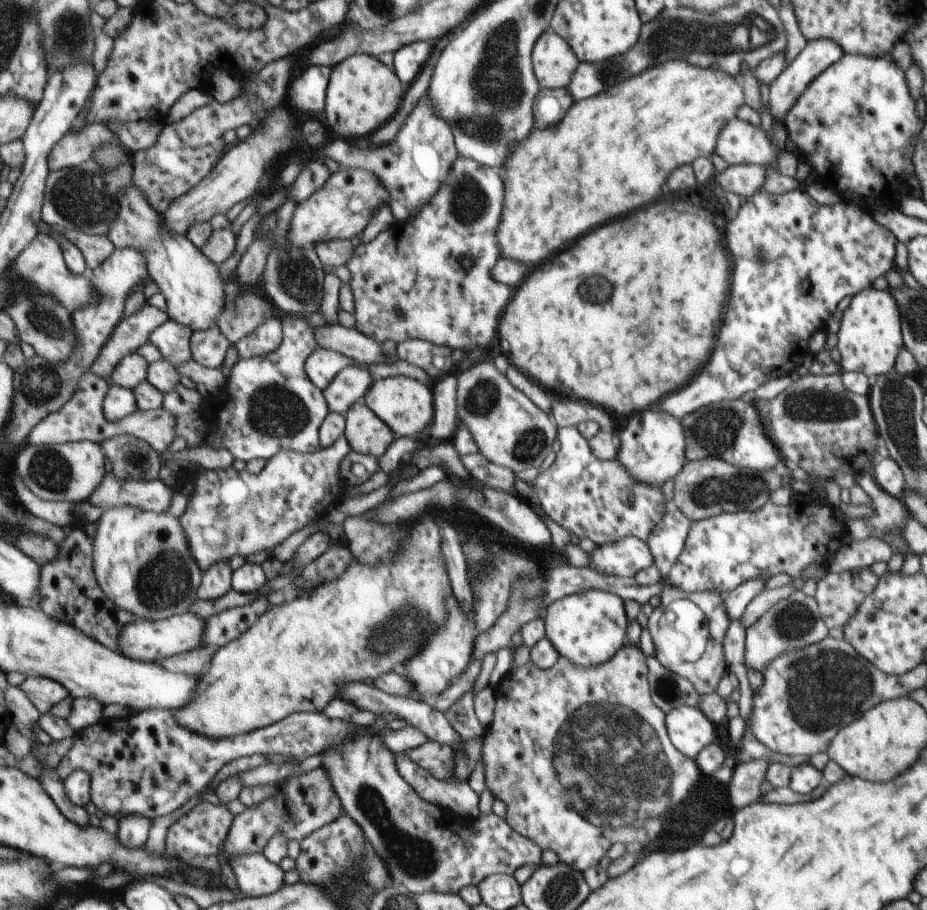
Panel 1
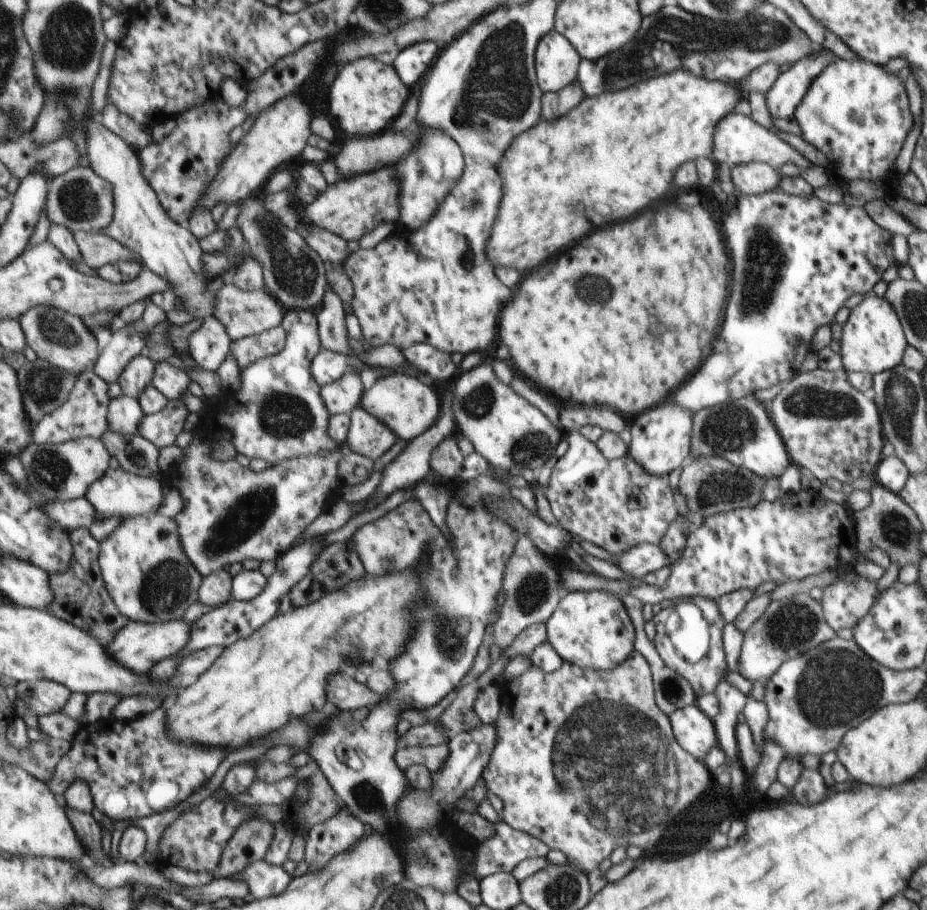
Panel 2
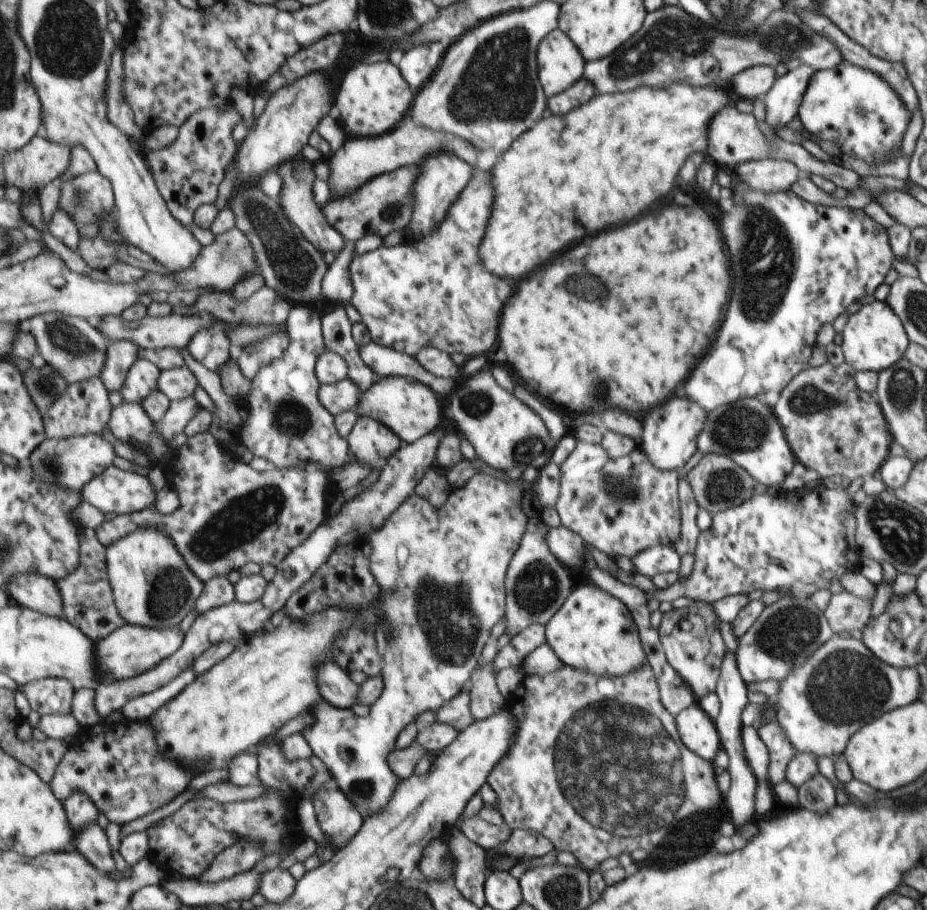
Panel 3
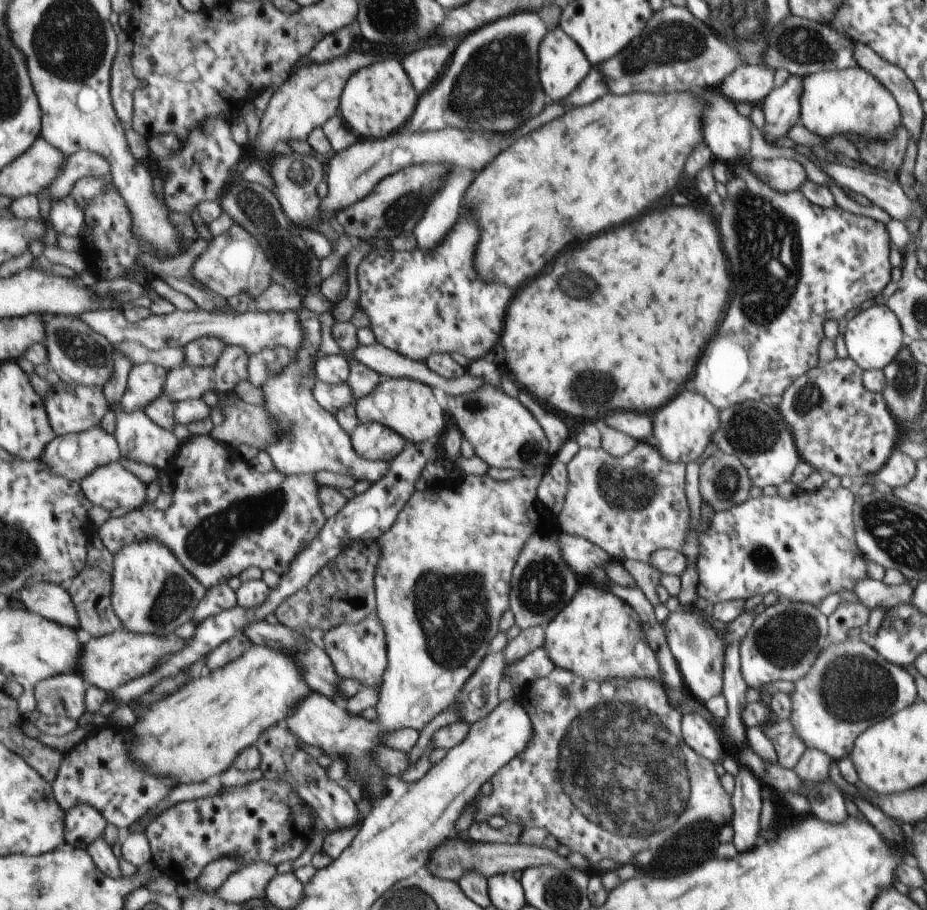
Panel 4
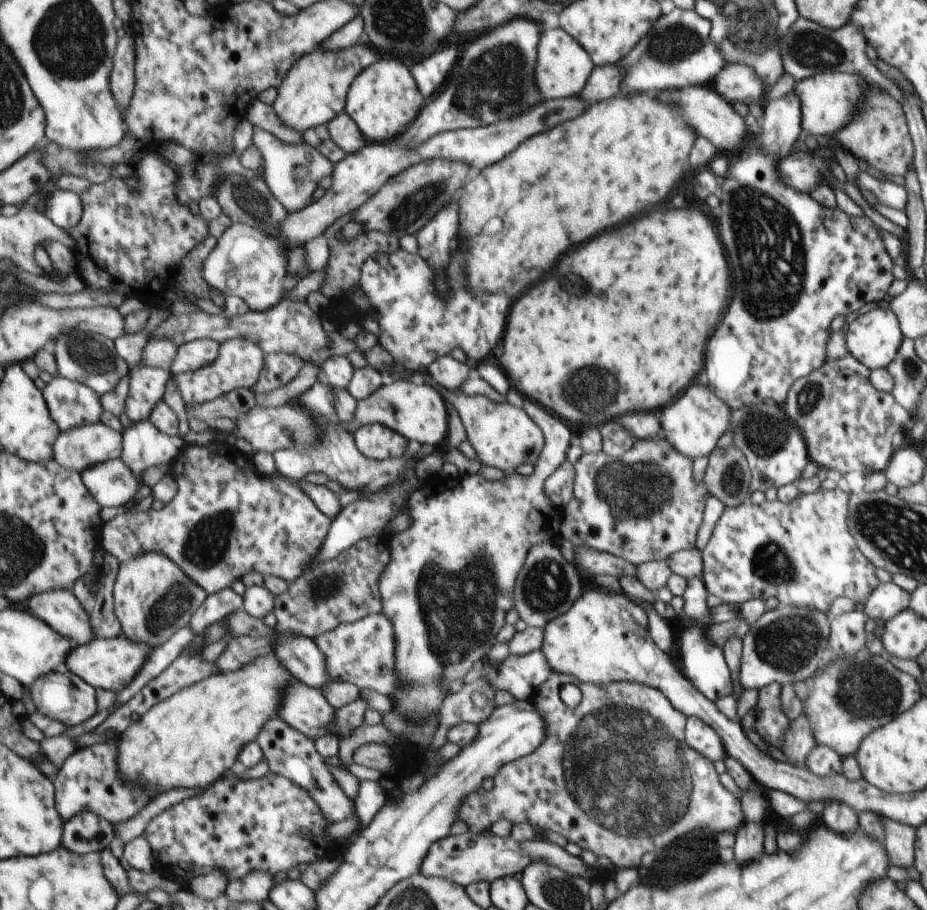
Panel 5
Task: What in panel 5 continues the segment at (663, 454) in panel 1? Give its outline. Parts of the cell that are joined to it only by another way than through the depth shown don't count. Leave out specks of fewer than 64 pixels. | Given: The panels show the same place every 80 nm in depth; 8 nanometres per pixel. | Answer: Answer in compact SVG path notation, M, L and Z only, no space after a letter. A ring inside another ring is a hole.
M692 384L671 406L663 407L658 416L662 426L660 435L663 435L679 454L689 458L707 456L715 448L717 438L721 438L721 434L730 425L729 407L703 384Z

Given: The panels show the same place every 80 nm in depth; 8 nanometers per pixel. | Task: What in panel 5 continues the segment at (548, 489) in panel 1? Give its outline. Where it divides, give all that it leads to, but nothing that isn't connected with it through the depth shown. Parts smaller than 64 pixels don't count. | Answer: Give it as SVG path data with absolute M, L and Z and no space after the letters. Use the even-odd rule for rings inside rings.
M663 435L655 439L636 439L633 446L617 458L611 458L602 450L583 453L573 466L572 495L561 508L560 529L555 537L569 540L575 547L583 546L622 558L634 566L666 560L670 555L693 548L703 506L709 496L708 486L702 480L693 480L689 457L679 454Z

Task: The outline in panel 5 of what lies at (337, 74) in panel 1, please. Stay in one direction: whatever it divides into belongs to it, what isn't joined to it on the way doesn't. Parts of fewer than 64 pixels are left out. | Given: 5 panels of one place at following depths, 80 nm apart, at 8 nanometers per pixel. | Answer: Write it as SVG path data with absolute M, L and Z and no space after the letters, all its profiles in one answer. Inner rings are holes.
M391 56L379 59L354 80L347 97L346 112L353 116L369 142L387 143L397 140L417 120L427 101L412 70L405 62Z

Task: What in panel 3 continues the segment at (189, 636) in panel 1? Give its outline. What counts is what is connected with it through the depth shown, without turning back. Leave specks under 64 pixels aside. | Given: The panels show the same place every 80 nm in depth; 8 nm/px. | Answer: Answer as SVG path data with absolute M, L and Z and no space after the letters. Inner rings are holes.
M125 625L111 633L107 638L97 641L96 659L102 673L103 682L125 681L154 669L161 661L175 654L186 641L186 634L179 627L152 629Z

